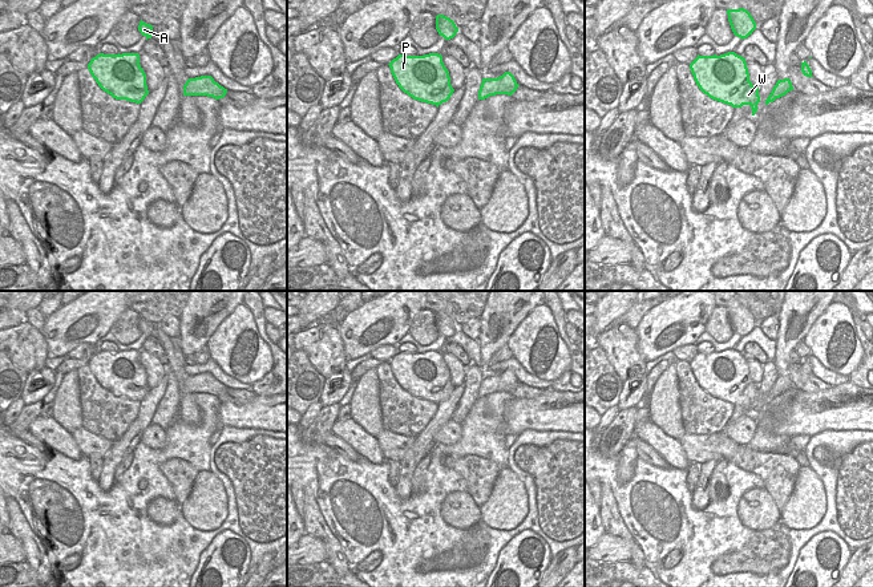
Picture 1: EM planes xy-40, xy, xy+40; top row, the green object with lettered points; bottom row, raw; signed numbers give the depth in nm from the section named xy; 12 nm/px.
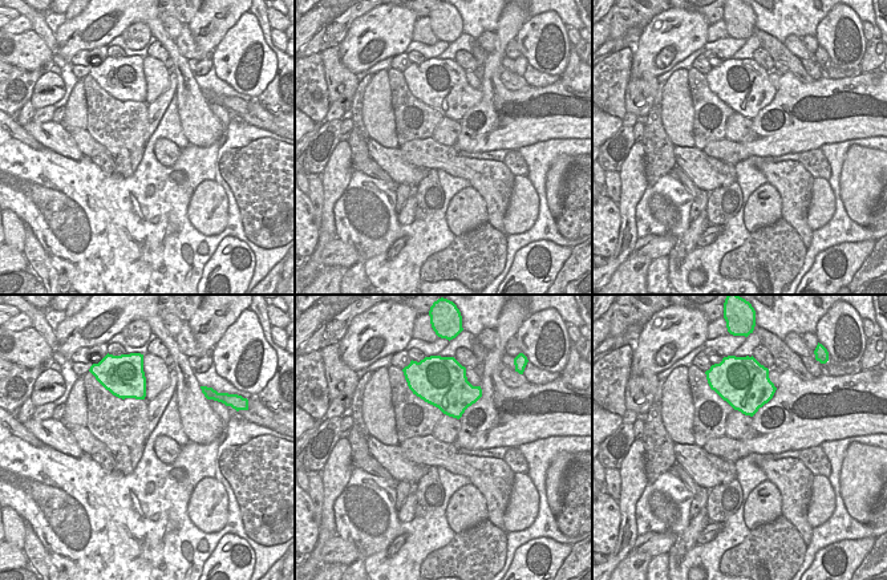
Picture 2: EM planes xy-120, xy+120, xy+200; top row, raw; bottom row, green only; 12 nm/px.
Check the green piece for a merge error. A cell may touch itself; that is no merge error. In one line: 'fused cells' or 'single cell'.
fused cells

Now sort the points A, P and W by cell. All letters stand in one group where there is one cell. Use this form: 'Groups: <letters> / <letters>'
Groups: A / P W.

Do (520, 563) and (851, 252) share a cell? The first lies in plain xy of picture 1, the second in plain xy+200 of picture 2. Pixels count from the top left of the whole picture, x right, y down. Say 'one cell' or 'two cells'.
one cell

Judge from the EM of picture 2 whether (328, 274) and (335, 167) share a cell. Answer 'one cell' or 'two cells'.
two cells

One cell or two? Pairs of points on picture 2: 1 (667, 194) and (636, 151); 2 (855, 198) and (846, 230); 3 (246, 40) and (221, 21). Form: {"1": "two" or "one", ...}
{"1": "two", "2": "two", "3": "two"}

